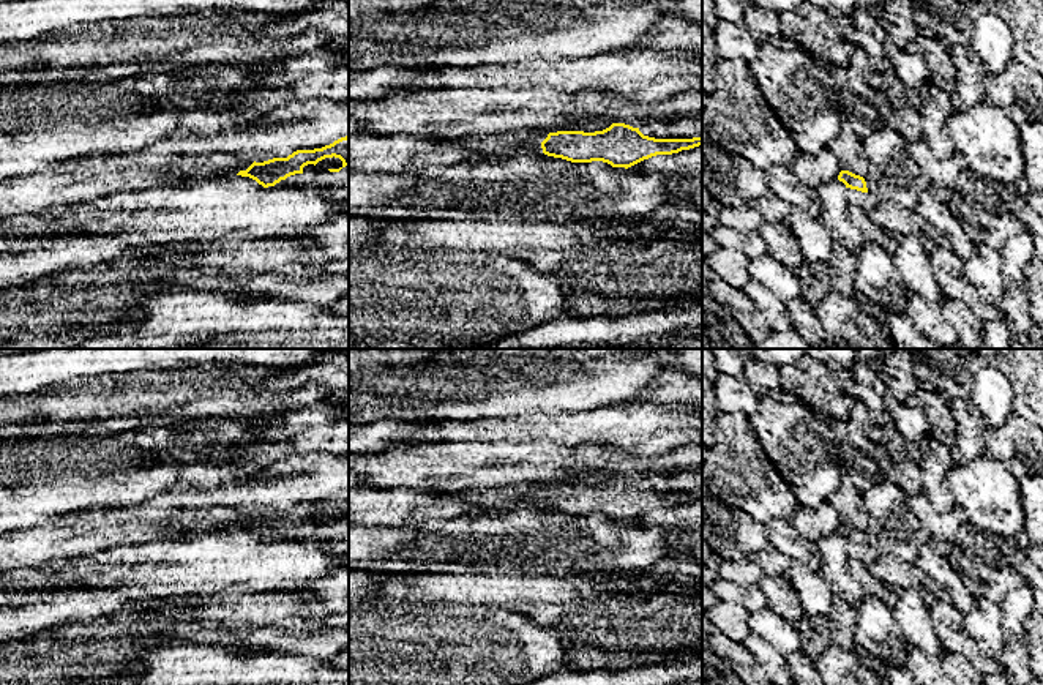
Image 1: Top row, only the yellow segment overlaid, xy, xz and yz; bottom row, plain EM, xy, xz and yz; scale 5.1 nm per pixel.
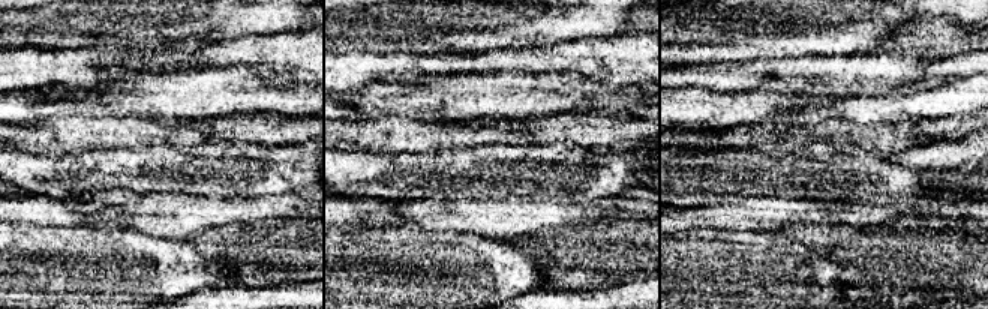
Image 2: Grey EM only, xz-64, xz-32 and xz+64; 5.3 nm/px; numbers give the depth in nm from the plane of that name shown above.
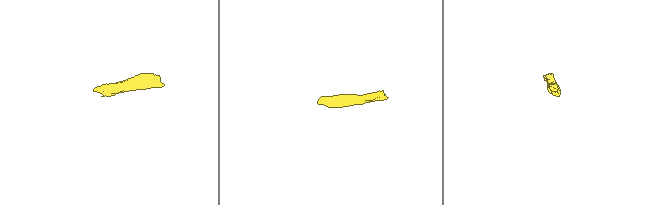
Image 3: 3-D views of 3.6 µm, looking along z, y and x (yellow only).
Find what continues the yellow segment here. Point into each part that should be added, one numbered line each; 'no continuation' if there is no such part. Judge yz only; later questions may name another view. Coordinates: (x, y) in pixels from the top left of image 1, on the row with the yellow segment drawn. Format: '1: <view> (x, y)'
1: yz (867, 201)

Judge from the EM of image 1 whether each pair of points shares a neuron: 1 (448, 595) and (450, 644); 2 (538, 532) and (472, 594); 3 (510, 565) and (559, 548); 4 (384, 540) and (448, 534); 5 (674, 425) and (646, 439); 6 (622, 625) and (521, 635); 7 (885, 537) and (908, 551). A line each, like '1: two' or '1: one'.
1: two
2: two
3: one
4: one
5: one
6: two
7: one

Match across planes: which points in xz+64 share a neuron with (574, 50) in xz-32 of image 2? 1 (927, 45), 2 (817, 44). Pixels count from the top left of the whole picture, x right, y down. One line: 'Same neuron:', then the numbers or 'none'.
Same neuron: none

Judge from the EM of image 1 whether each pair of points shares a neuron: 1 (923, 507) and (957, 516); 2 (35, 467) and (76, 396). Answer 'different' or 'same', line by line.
1: same
2: different

